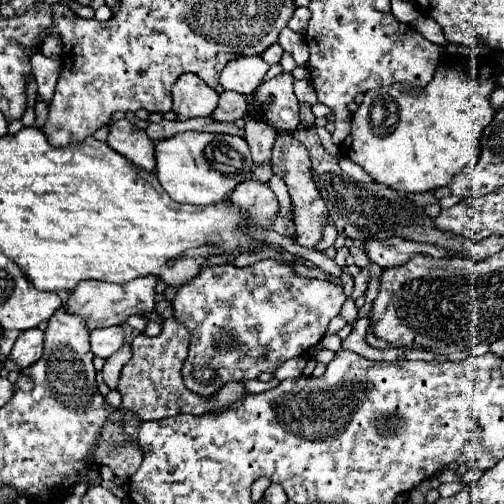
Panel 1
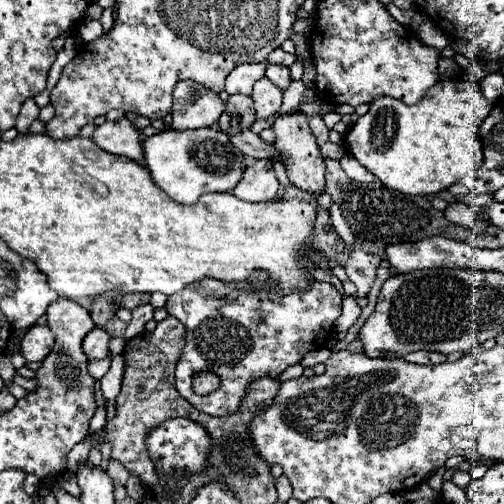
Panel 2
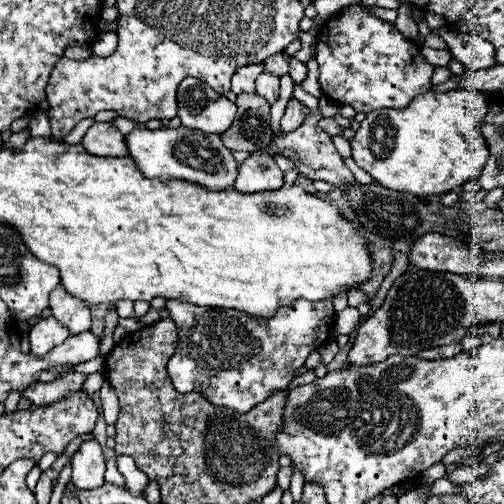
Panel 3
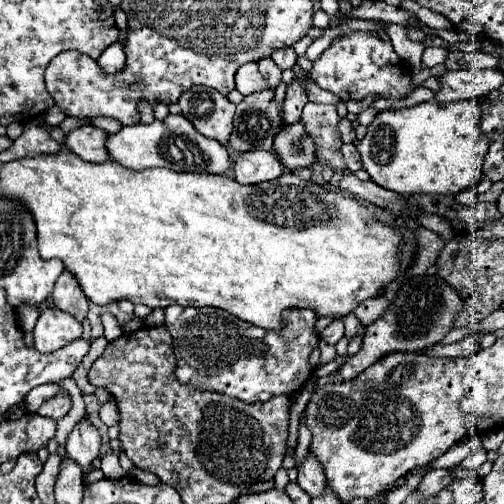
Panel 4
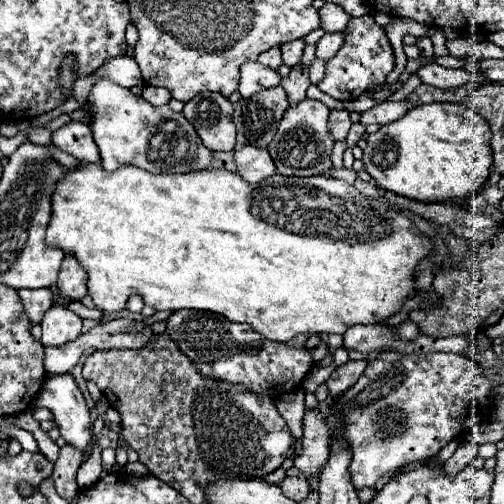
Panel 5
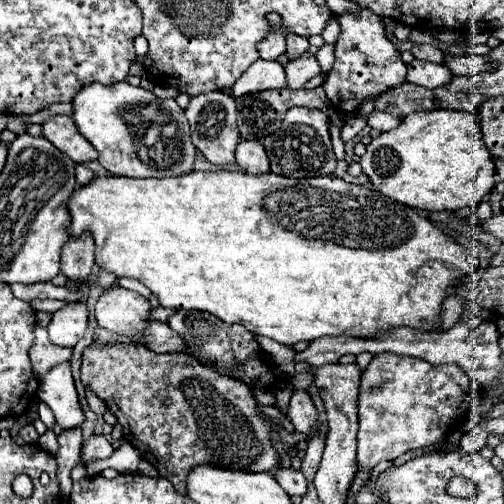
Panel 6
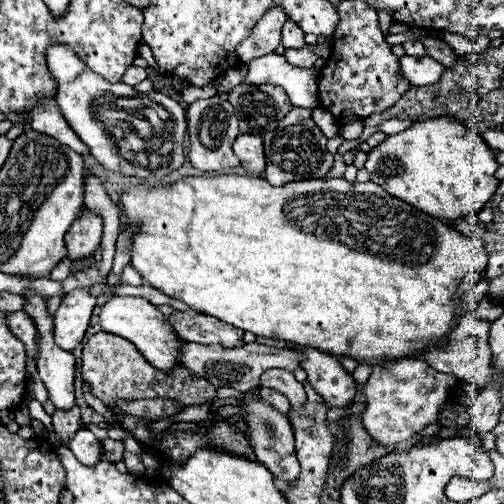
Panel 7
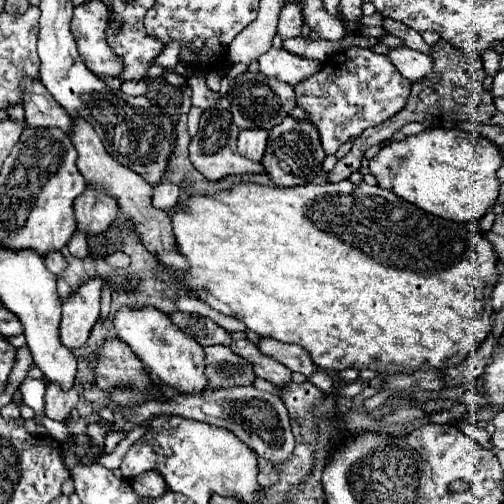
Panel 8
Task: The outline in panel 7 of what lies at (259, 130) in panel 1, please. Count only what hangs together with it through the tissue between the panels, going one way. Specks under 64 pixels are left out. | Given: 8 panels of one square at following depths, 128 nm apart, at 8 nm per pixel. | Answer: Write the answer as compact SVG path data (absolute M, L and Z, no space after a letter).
M270 8L262 16L262 20L258 20L256 28L252 30L252 36L248 36L248 40L244 40L240 48L236 48L240 60L246 64L248 60L276 52L276 48L282 44L284 22L286 22L284 12L280 8Z

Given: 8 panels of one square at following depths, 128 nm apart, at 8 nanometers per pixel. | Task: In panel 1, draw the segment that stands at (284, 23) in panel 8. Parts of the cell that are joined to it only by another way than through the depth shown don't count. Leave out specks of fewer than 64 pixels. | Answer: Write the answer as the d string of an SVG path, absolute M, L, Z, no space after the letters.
M282 72L272 80L262 82L250 96L248 116L264 120L276 132L290 132L300 122L298 98L292 88L294 76Z

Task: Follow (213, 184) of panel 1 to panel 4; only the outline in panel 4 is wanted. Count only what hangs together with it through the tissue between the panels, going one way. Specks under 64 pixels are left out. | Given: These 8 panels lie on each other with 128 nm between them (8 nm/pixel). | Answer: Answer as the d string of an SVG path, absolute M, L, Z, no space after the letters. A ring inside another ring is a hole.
M168 116L164 122L154 120L152 124L122 126L118 134L110 134L106 140L110 158L128 166L132 170L148 170L154 166L170 168L176 172L206 172L206 174L226 174L230 168L230 156L226 146L218 140L202 136L186 118ZM178 136L178 138L174 138ZM182 136L182 138L180 138ZM180 140L180 142L176 142Z

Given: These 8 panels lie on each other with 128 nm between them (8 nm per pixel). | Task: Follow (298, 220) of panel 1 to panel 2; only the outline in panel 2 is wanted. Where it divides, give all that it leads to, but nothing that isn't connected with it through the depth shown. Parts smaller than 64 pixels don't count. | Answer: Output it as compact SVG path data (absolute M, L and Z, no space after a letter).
M302 112L280 116L276 118L272 130L276 132L274 146L280 154L278 160L284 164L290 184L312 196L320 196L324 192L324 160L320 156L320 148L312 136L312 130L308 128L308 116L304 116Z

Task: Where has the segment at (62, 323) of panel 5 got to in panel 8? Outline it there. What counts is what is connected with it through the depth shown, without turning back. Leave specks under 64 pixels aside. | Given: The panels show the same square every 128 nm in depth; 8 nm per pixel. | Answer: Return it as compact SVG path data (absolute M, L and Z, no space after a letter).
M94 276L74 290L62 304L60 340L66 348L76 350L86 344L94 322L100 316L100 290L104 280Z

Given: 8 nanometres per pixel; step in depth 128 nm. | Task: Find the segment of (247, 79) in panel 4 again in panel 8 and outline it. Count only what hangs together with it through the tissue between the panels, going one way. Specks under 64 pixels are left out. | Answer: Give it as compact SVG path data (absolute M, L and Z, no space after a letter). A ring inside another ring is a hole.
M270 48L266 54L262 54L258 58L258 64L260 64L260 72L266 78L276 78L290 86L298 86L302 80L306 80L308 76L312 76L320 70L318 60L292 56L284 48L280 48L280 50ZM194 73L187 80L188 85L192 89L192 105L199 107L202 110L208 110L216 105L222 98L219 92L214 92L208 89L206 81L202 73Z

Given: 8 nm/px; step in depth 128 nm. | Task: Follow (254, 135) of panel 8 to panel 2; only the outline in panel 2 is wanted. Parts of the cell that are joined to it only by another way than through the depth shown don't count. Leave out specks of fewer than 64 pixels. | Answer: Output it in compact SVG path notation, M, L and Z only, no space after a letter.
M256 160L246 170L242 180L236 184L232 194L248 202L274 202L280 198L280 184L274 176L272 164L268 160Z

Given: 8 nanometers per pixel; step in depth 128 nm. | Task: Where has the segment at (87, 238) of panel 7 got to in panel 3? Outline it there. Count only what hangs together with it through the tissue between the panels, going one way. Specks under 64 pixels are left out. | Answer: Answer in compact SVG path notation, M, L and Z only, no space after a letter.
M58 286L56 292L52 292L50 310L52 310L52 316L70 330L70 336L90 330L92 320L90 320L90 310L86 302L76 300L74 296L68 296L68 292L62 290L62 286Z

